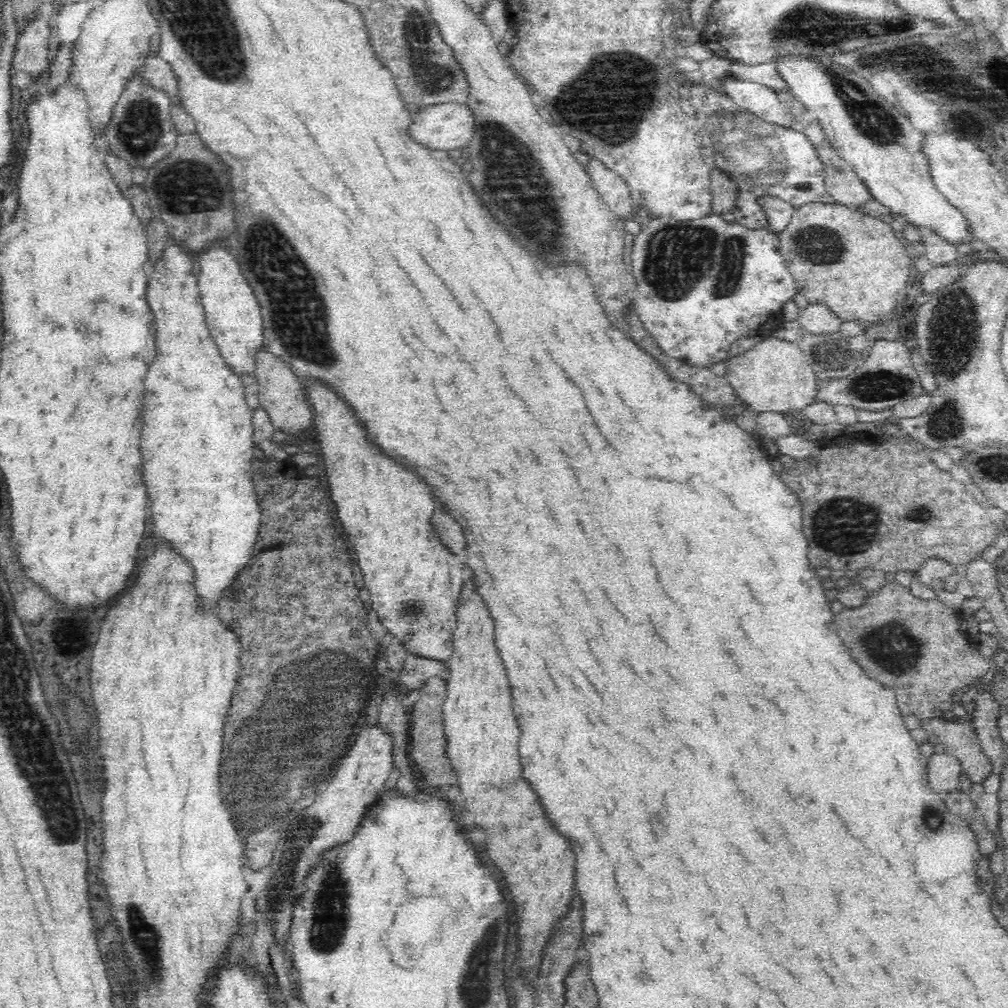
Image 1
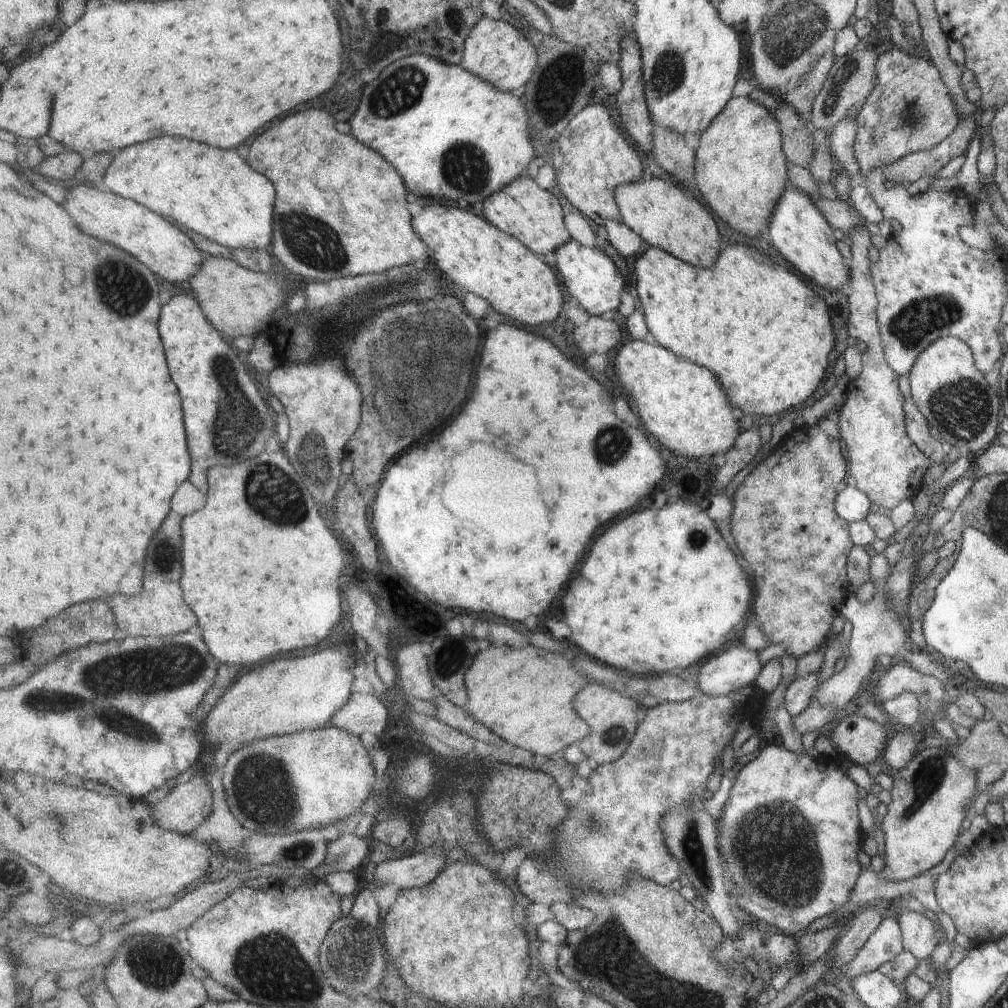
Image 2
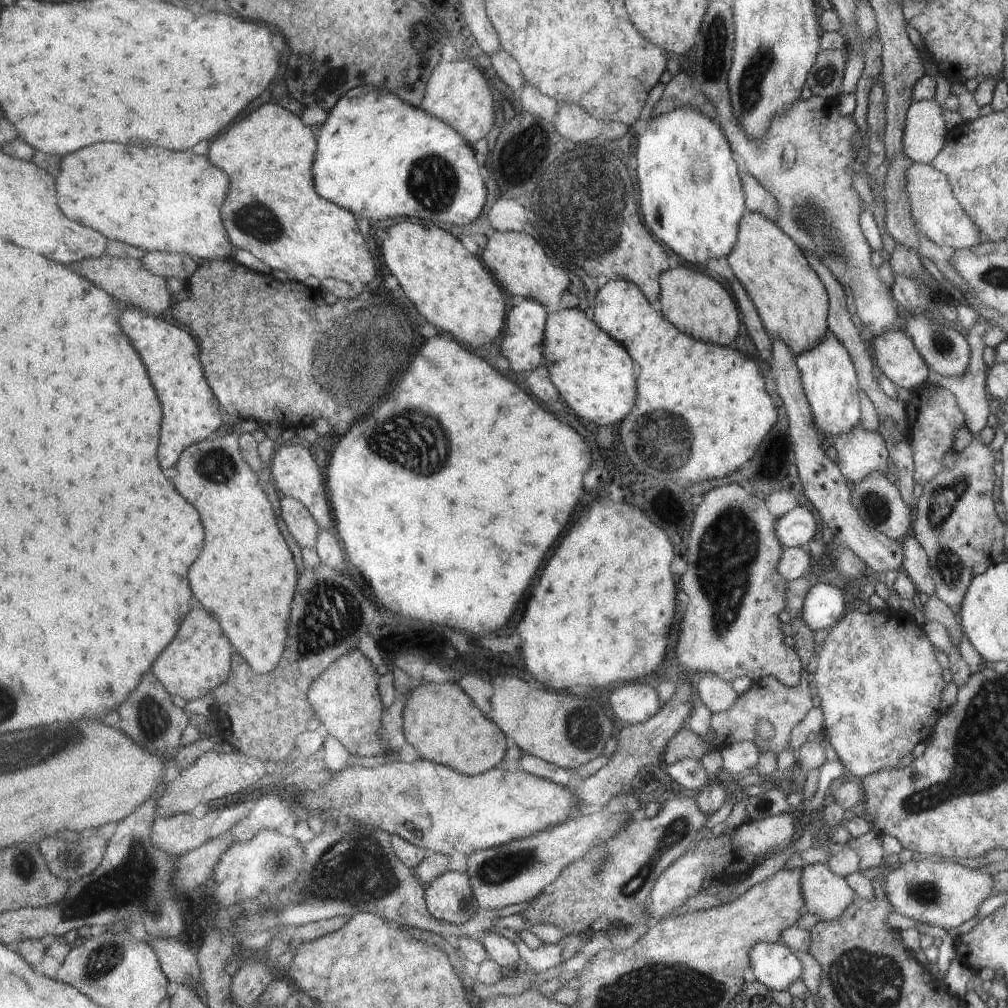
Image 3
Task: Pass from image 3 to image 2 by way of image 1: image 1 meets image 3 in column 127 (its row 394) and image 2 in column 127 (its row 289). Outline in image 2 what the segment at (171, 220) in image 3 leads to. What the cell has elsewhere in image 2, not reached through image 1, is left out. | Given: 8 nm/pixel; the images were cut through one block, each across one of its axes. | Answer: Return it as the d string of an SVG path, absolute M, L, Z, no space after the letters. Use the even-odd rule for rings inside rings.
M162 136L146 144L138 144L126 150L115 152L113 163L104 176L102 185L134 199L154 212L174 218L184 226L208 236L210 240L233 249L272 250L274 244L274 220L276 220L276 186L266 176L256 172L238 150L222 150L210 144Z

